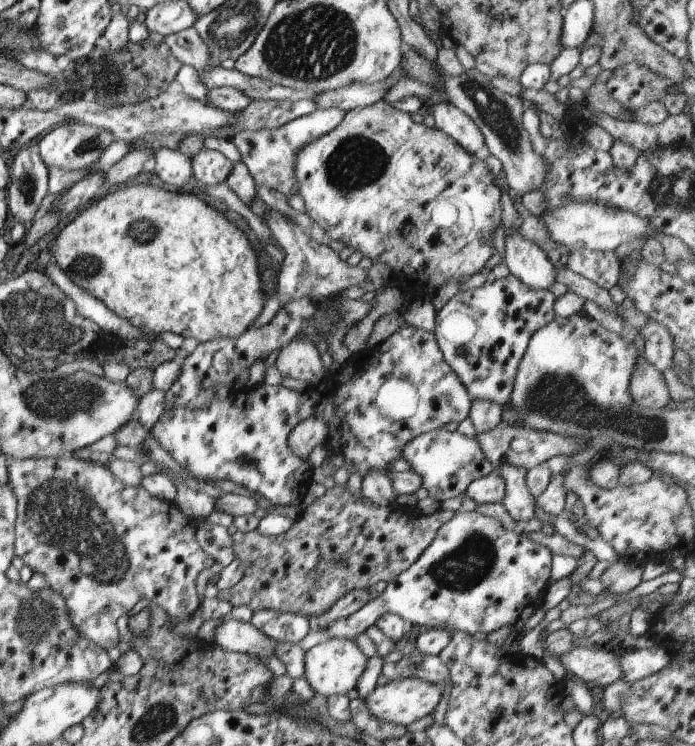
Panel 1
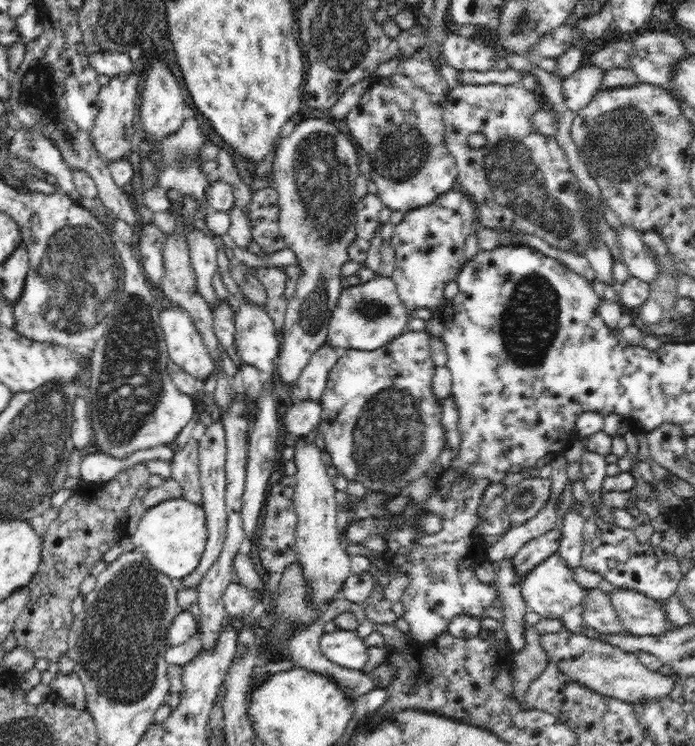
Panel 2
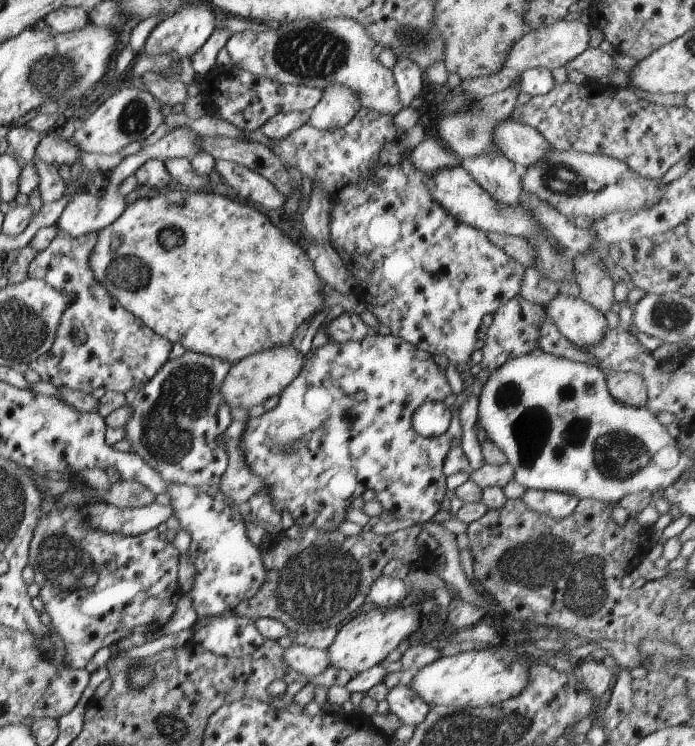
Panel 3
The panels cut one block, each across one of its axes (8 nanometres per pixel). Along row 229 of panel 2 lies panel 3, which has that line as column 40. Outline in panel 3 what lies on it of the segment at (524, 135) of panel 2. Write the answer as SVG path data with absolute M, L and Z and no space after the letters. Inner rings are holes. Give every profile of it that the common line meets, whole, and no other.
M43 494L40 496L41 504L39 505L39 518L37 524L33 529L33 536L29 542L28 548L28 564L33 569L34 582L39 586L38 596L43 603L44 619L50 628L50 631L55 631L59 634L59 638L63 640L63 646L66 649L66 655L62 657L64 663L74 669L83 669L85 664L89 662L91 656L103 648L103 646L111 646L121 640L121 638L128 637L130 634L157 631L162 628L162 625L173 614L175 600L181 595L179 585L177 585L177 558L179 552L171 546L168 541L159 540L159 532L156 529L148 530L143 534L137 536L121 536L121 534L107 534L107 532L99 532L89 528L87 522L83 522L83 512L80 507L61 506L55 502L56 496L51 494Z

